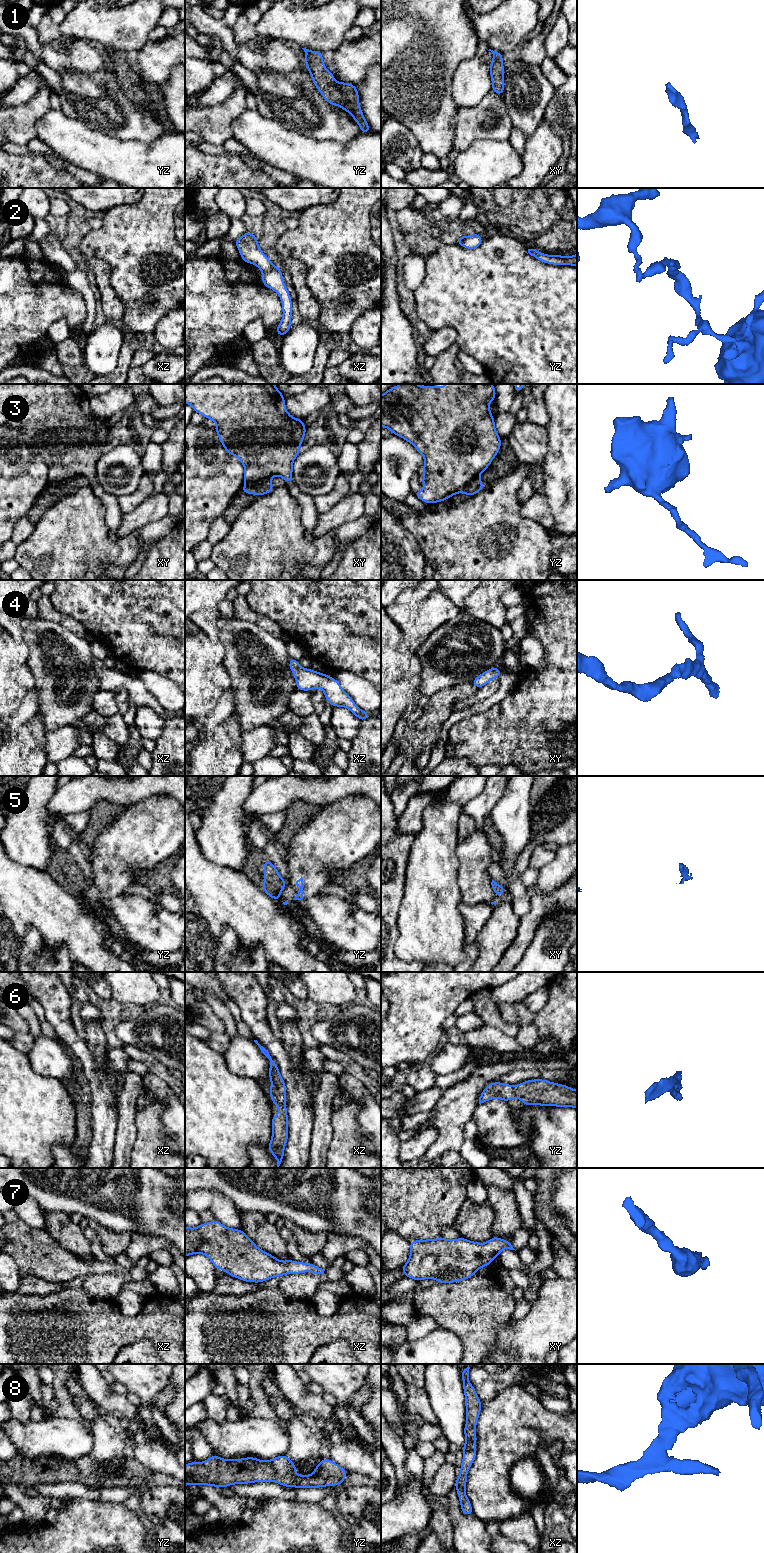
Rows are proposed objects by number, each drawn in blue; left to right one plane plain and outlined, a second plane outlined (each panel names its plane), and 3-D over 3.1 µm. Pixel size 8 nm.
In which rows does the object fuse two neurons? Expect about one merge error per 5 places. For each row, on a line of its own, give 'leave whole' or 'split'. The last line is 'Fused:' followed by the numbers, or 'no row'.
1: leave whole
2: split
3: split
4: leave whole
5: split
6: leave whole
7: leave whole
8: leave whole
Fused: 2, 3, 5

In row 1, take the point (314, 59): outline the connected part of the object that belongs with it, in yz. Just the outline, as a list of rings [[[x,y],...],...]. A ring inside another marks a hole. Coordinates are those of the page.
[[[302,48],[306,54],[304,60],[312,81],[323,98],[348,112],[359,124],[361,133],[368,133],[370,127],[360,109],[359,94],[353,84],[336,82],[334,74],[323,63],[323,53]]]

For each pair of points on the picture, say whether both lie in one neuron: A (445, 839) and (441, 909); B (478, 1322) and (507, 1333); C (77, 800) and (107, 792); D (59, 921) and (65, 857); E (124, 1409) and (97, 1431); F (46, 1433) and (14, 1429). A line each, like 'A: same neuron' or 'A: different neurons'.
A: same neuron
B: different neurons
C: same neuron
D: different neurons
E: different neurons
F: same neuron

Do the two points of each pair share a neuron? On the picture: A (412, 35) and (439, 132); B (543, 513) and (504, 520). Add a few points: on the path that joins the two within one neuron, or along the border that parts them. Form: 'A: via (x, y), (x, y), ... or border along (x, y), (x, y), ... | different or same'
A: via (412, 59), (413, 85), (434, 108) | same
B: border along (518, 504), (523, 517), (545, 528) | different

